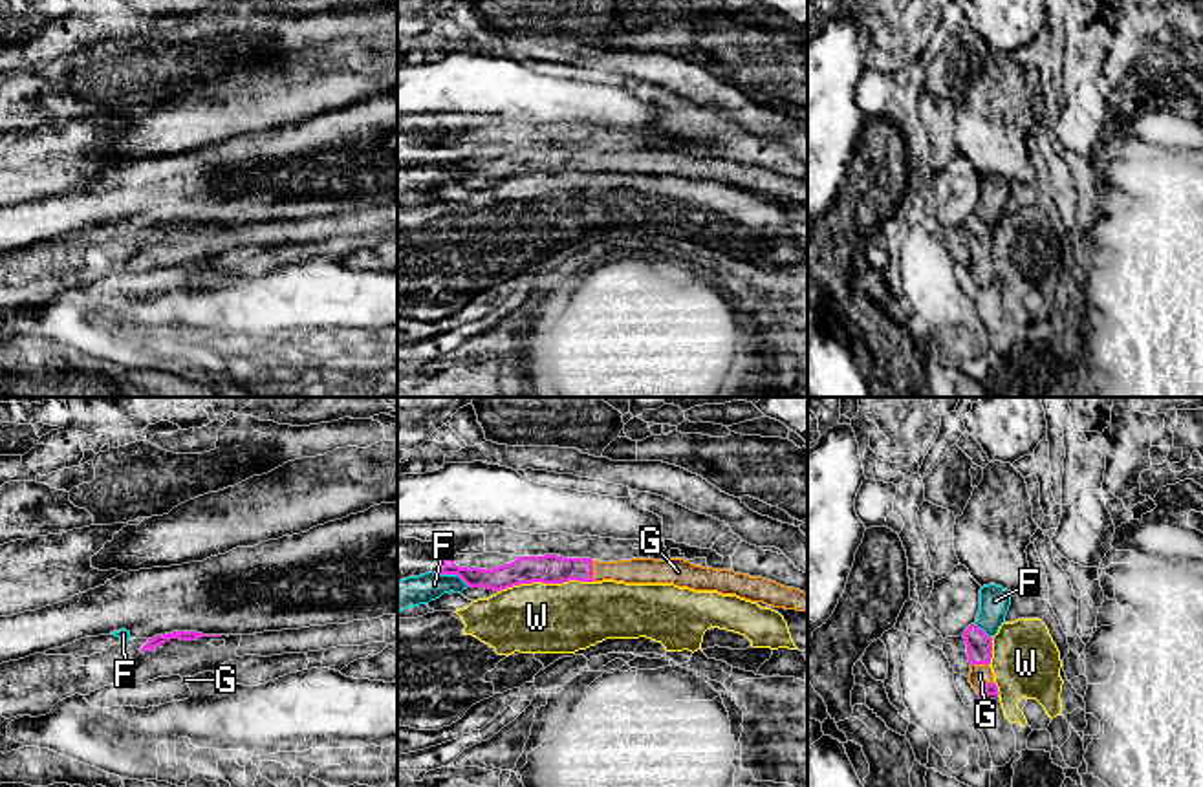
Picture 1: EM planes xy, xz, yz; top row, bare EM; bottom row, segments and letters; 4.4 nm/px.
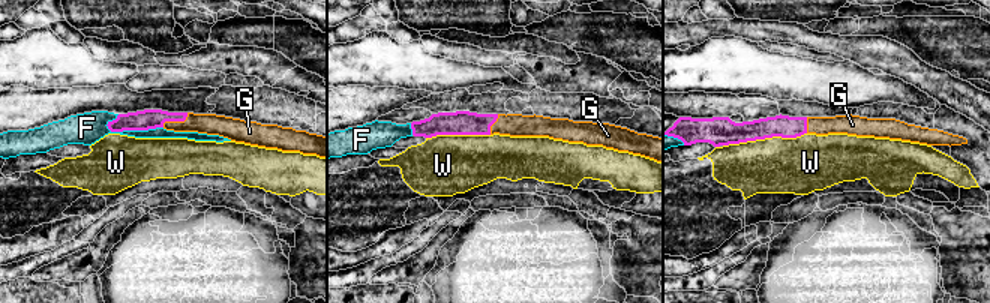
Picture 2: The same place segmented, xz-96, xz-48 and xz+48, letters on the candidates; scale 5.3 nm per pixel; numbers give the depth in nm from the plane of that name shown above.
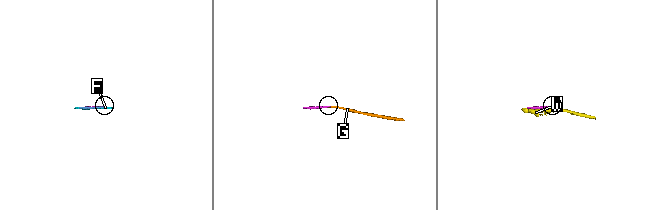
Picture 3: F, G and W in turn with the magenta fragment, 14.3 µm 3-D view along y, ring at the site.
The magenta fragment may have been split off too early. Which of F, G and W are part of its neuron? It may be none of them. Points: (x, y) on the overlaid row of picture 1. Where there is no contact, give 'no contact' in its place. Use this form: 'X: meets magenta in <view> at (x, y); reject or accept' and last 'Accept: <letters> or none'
F: meets magenta in xz at (453, 573); reject
G: meets magenta in xz at (592, 571); accept
W: meets magenta in xz at (544, 582); reject
Accept: G

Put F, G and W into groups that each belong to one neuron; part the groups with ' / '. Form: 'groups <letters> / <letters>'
groups F / G / W

